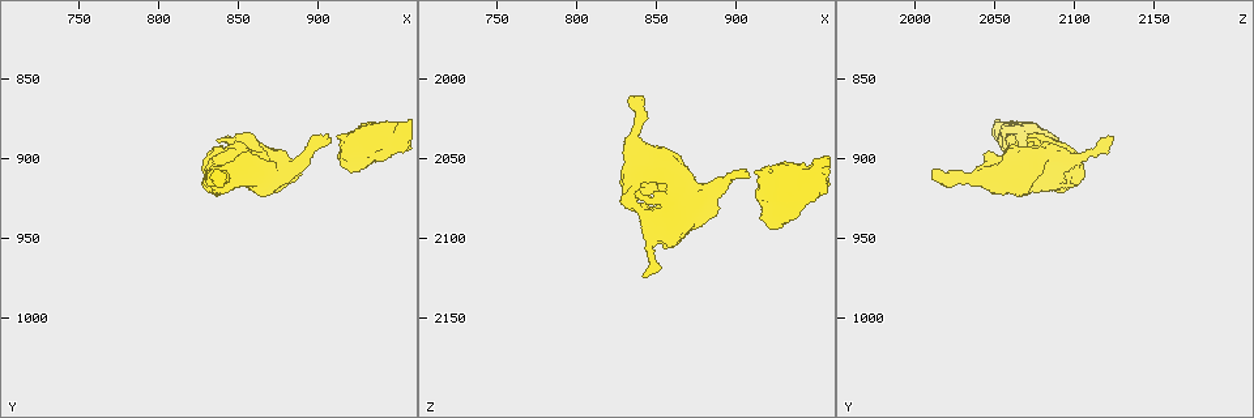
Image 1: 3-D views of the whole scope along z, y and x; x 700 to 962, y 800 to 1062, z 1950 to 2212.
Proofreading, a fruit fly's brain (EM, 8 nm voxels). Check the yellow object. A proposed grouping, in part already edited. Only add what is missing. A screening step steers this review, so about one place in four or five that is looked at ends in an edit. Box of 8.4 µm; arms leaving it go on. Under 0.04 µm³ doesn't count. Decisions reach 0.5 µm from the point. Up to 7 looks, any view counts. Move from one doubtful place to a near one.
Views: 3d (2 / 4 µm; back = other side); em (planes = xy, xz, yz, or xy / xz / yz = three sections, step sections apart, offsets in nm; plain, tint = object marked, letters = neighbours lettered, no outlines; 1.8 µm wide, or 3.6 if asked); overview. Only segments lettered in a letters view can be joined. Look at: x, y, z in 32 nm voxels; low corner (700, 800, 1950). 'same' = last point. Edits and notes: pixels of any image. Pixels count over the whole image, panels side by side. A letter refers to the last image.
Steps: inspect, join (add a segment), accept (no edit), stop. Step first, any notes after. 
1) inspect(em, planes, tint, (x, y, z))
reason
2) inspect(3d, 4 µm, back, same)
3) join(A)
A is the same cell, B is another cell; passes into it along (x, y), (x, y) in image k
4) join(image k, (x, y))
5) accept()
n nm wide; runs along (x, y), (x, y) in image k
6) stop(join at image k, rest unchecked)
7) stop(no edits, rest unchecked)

inspect(3d, 4 µm, (844, 886, 2126))
branch stops here

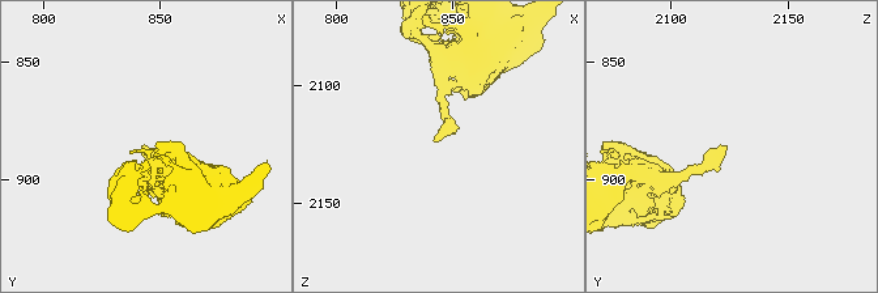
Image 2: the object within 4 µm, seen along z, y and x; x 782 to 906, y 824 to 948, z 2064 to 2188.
inspect(em, planes, plain, (843, 887, 2125))
need the tissue

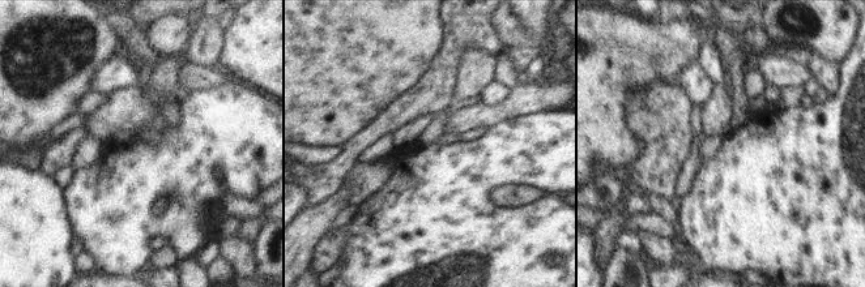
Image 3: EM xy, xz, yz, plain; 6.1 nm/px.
inspect(em, planes, letters, same)

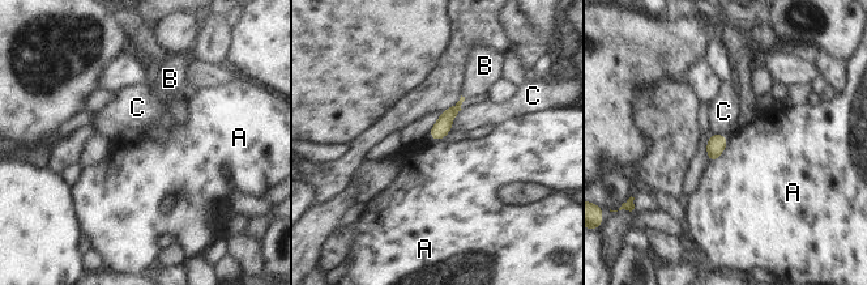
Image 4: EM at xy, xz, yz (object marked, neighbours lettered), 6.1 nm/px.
accept()
A, B and C are other cells; border along (727, 143), (725, 149), (710, 162) in image 4; no lettered segment goes on from it

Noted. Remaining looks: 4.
inspect(3d, 2 µm, (834, 906, 2010))
an open end

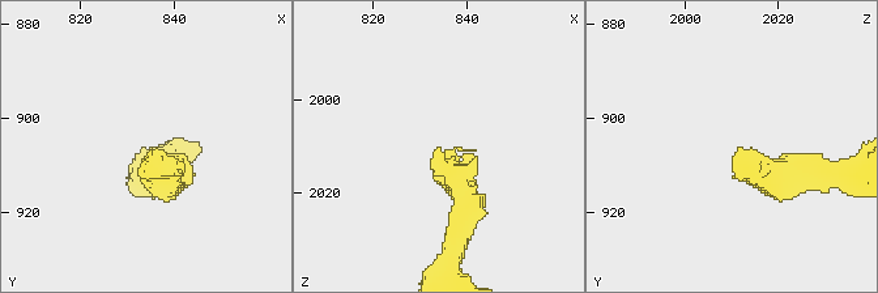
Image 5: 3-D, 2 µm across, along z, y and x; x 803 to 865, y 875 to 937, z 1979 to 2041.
inspect(em, yz, step 4, letters, (835, 907, 2011))
now the EM

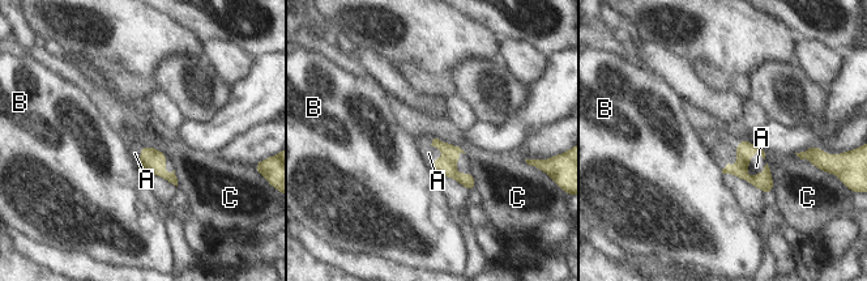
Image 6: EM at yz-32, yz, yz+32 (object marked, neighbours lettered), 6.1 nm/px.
inspect(em, planes, letters, same)

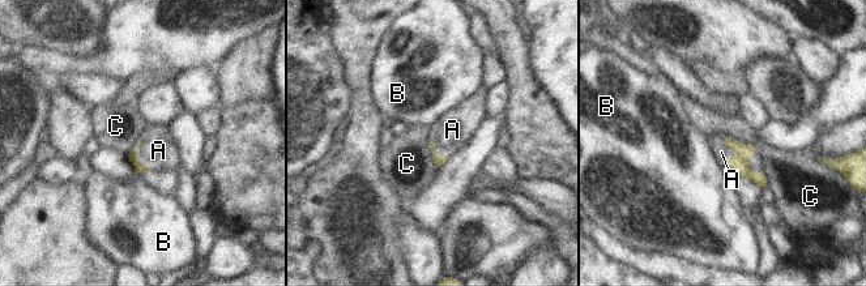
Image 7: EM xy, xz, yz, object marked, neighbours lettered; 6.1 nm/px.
join(image 7, (721, 152))
A is the same cell, B and C are other cells; passes into it along (739, 165), (738, 156), (721, 152) in image 7; the neuron continues

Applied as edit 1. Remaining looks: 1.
stop(join at image 7, rest unchecked)

